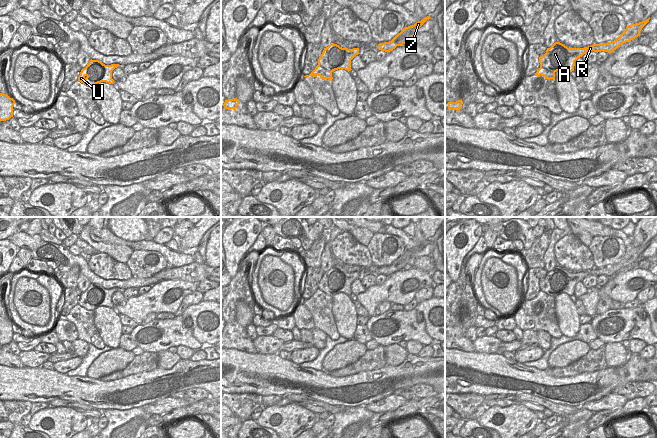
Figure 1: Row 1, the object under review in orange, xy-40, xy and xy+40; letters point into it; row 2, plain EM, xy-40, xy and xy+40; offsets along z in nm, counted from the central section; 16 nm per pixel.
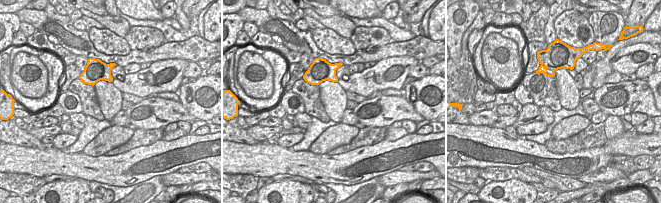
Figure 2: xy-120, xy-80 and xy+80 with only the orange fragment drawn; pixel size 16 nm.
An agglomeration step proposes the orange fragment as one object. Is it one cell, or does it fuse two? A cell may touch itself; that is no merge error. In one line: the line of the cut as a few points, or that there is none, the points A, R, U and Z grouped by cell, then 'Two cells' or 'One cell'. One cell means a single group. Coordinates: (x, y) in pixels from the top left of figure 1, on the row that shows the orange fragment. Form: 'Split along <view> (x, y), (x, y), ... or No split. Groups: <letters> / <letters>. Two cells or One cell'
No split. Groups: A R U Z. One cell

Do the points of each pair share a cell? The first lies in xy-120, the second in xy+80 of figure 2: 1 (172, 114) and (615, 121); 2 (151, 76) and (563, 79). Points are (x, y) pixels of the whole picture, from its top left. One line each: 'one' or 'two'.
1: two
2: two

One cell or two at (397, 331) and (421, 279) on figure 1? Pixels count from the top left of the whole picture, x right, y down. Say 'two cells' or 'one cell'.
two cells

